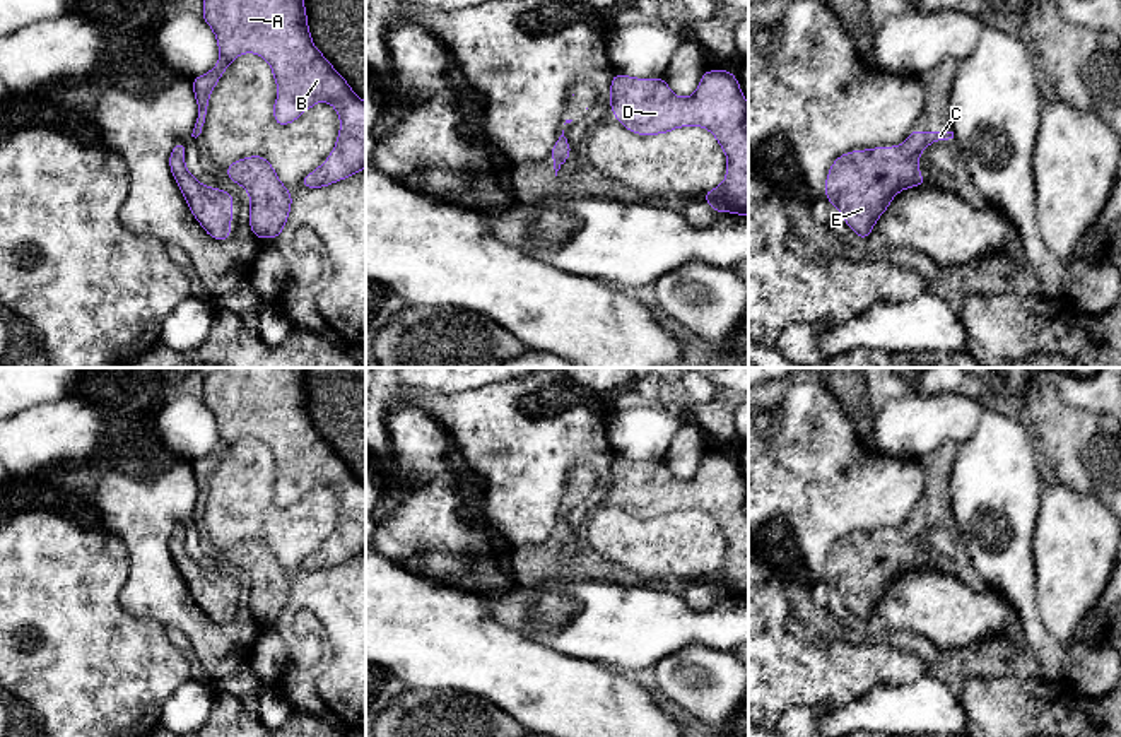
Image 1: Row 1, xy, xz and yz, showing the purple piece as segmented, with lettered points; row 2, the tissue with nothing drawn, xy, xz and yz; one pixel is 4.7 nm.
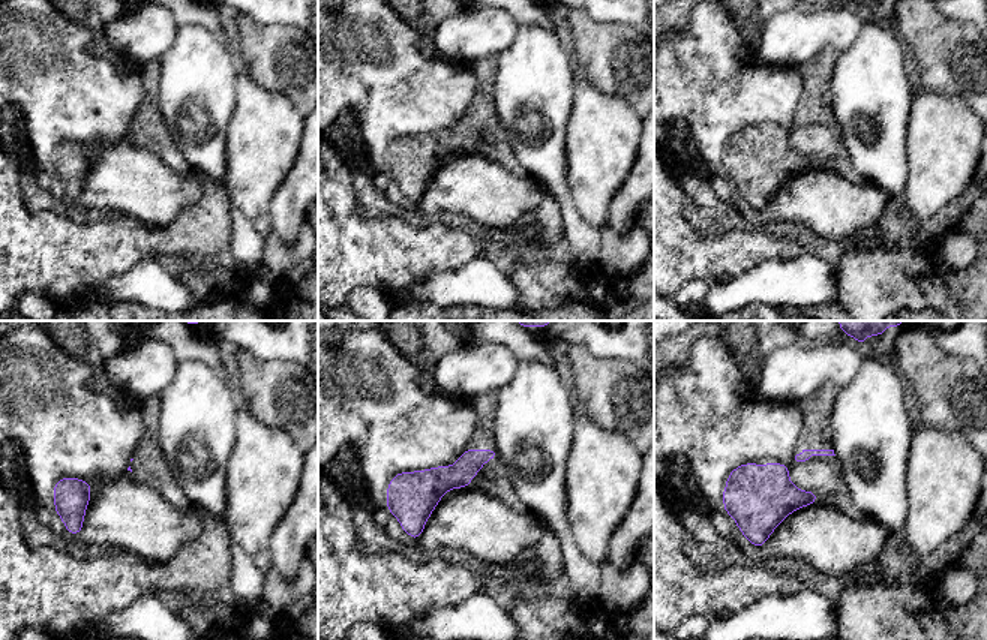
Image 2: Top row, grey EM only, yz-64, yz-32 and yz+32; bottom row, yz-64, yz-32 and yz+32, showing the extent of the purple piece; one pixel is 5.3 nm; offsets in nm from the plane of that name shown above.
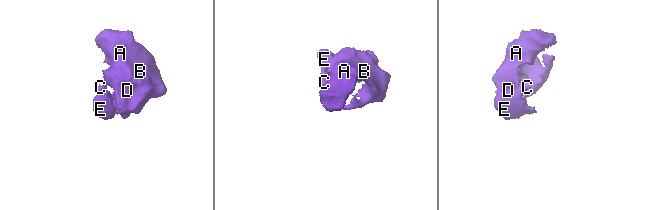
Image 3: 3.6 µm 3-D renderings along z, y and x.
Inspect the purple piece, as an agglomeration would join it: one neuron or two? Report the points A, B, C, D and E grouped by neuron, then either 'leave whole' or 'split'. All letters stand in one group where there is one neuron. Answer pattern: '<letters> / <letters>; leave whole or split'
A B C D E; leave whole

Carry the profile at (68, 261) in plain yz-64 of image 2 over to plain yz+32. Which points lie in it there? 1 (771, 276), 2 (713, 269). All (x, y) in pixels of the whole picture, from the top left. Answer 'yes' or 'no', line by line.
1: no
2: yes

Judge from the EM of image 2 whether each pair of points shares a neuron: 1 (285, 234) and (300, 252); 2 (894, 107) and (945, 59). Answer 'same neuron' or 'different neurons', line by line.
1: different neurons
2: different neurons

